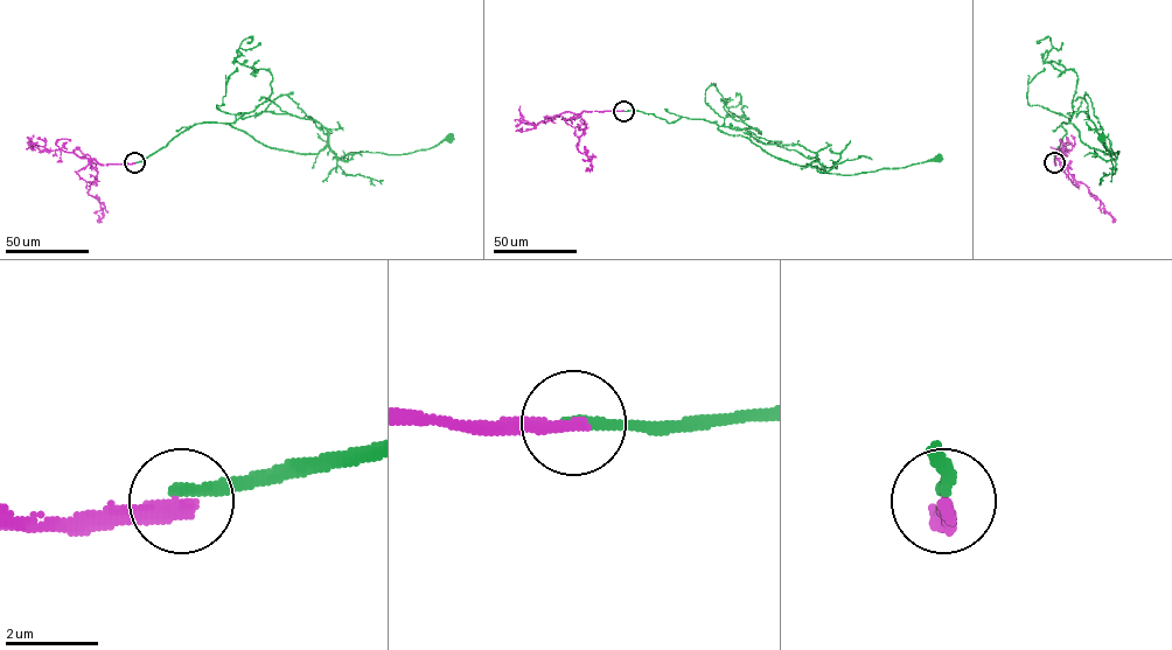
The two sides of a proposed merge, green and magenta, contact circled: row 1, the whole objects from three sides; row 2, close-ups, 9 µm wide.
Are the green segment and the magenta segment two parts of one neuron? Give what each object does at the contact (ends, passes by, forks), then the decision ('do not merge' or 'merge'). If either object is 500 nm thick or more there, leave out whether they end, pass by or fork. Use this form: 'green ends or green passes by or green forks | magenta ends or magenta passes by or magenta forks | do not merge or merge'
green ends | magenta ends | do not merge

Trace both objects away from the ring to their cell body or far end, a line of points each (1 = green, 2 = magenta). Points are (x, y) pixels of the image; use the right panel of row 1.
1: (1054, 162), (1062, 123), (1116, 159), (1101, 138)
2: (1054, 162), (1058, 160), (1067, 166), (1068, 173), (1095, 195), (1111, 215)

